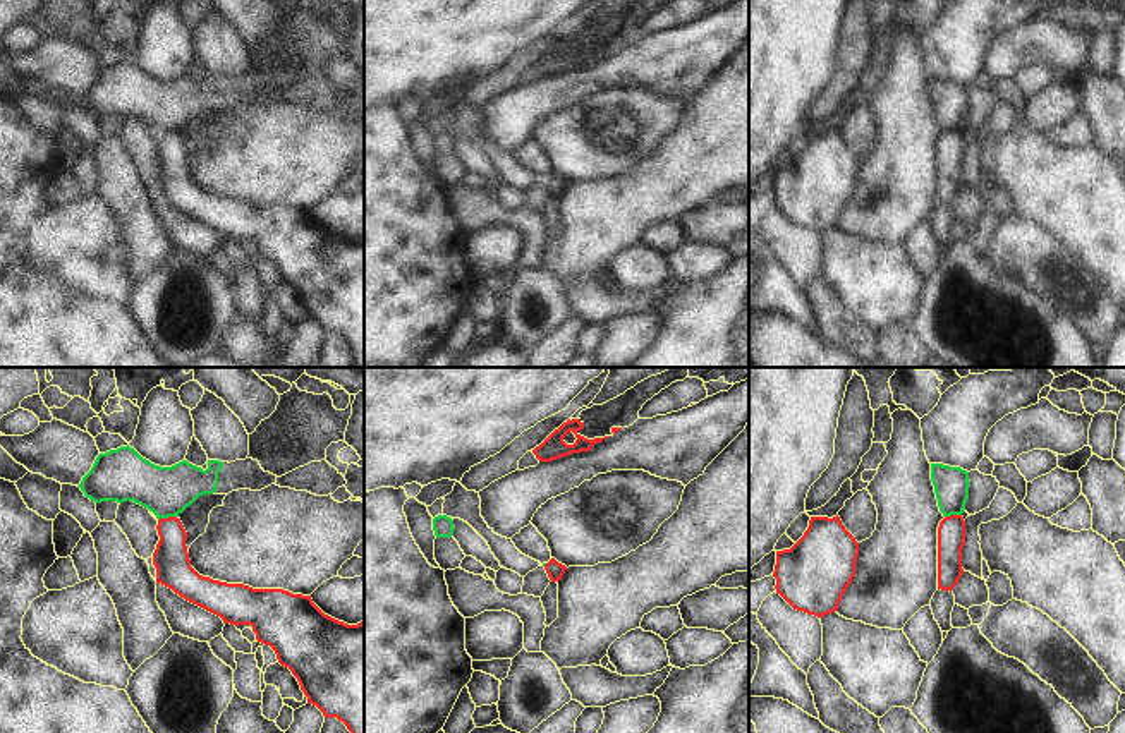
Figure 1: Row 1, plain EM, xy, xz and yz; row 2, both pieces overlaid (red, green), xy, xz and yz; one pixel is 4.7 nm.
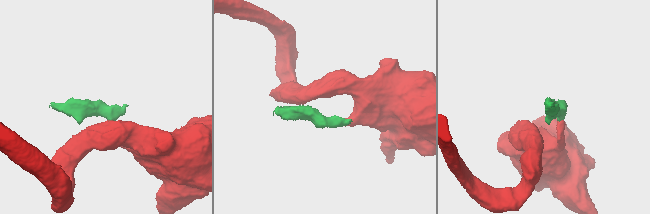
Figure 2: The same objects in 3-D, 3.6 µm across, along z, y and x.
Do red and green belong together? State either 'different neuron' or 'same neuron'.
different neuron

